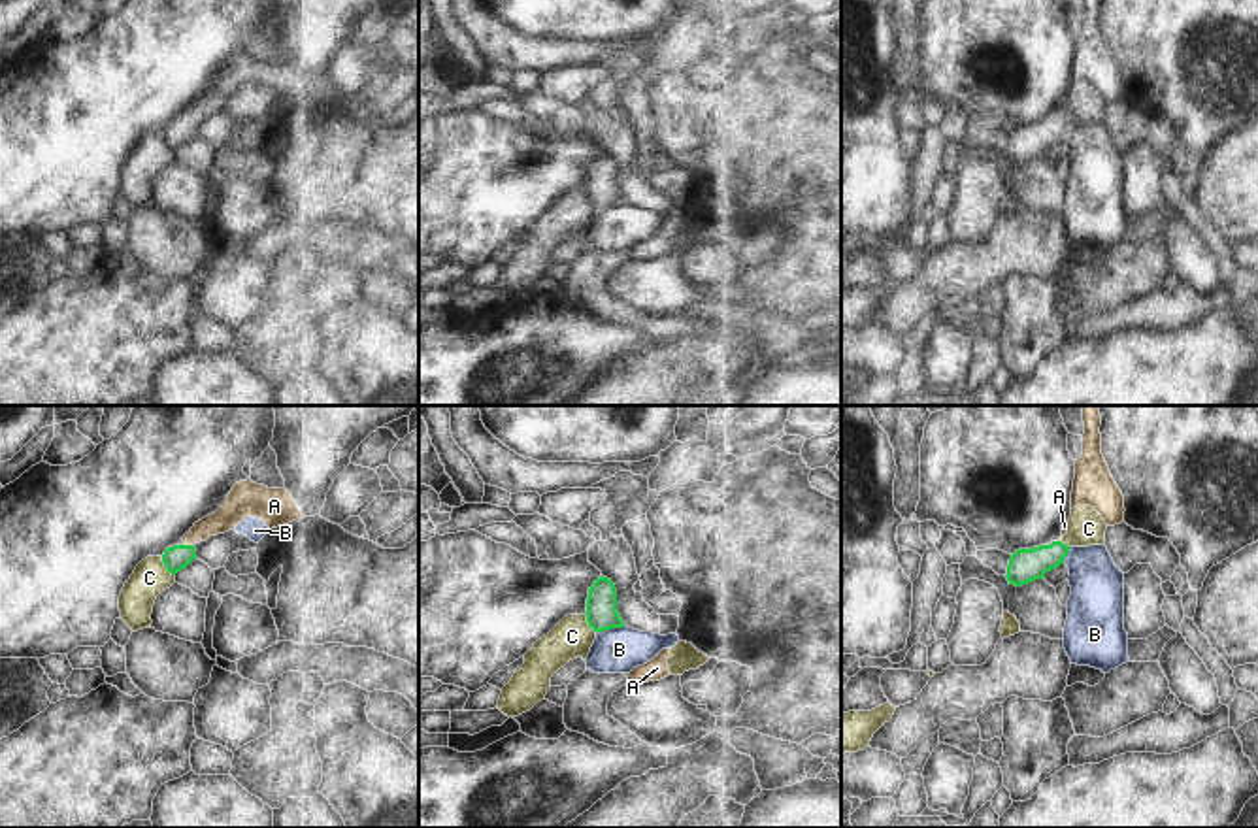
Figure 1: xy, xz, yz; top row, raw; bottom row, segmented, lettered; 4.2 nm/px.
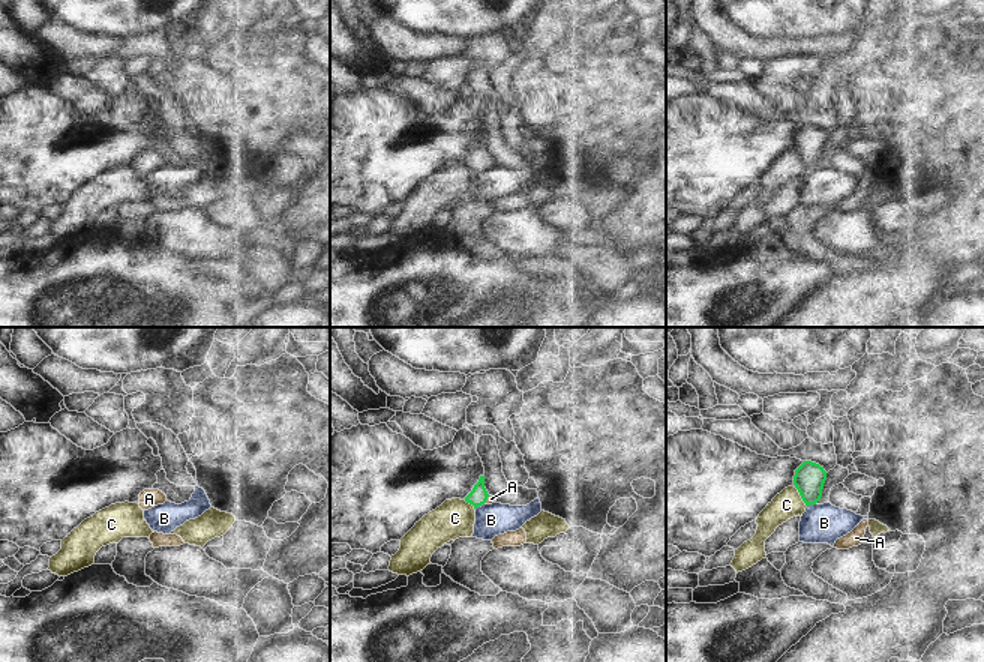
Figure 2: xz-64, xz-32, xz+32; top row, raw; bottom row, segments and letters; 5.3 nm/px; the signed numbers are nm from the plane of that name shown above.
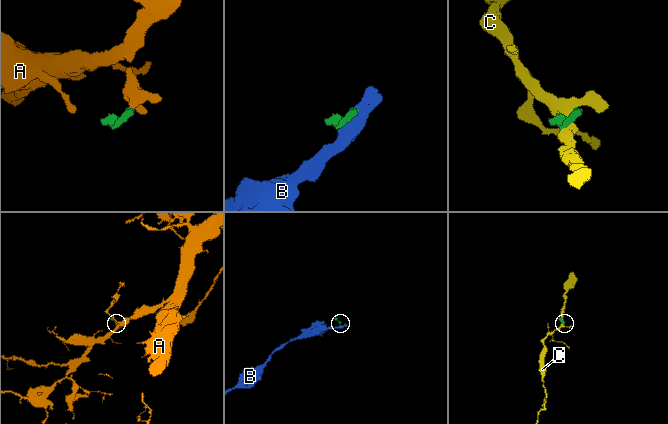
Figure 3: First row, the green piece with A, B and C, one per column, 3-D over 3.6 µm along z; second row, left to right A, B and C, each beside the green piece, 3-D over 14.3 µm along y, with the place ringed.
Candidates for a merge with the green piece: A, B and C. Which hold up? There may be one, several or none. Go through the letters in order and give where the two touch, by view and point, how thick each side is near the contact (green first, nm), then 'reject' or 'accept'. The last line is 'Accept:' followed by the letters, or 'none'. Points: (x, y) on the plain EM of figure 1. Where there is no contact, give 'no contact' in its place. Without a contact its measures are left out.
A: meets green in xy at (187, 123); 110 nm thick on the green side, 110 nm on the other; accept
B: meets green in xz at (610, 206); 130 nm thick on the green side, 190 nm on the other; reject
C: meets green in xy at (165, 142); 110 nm thick on the green side, 150 nm on the other; reject
Accept: A

